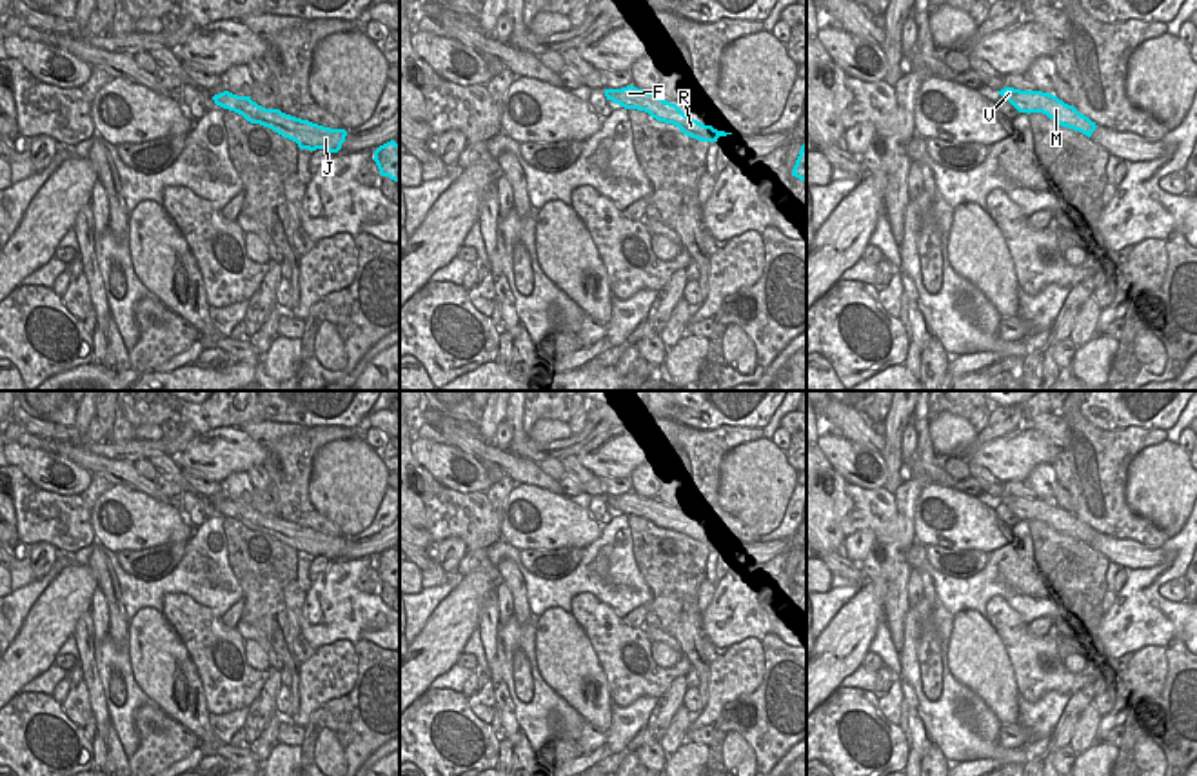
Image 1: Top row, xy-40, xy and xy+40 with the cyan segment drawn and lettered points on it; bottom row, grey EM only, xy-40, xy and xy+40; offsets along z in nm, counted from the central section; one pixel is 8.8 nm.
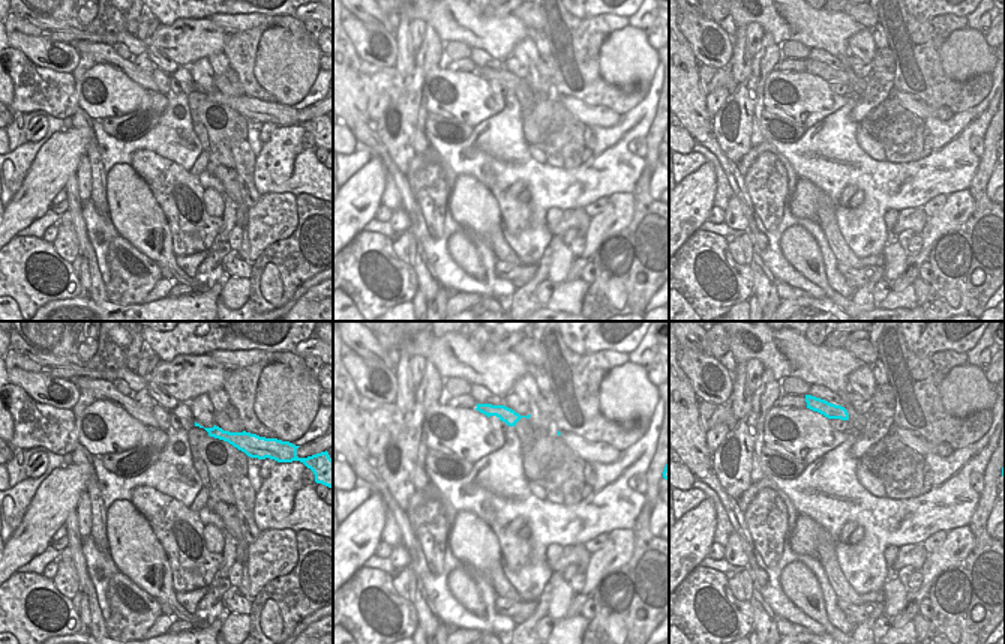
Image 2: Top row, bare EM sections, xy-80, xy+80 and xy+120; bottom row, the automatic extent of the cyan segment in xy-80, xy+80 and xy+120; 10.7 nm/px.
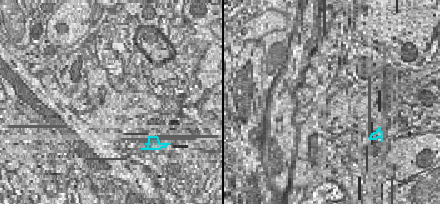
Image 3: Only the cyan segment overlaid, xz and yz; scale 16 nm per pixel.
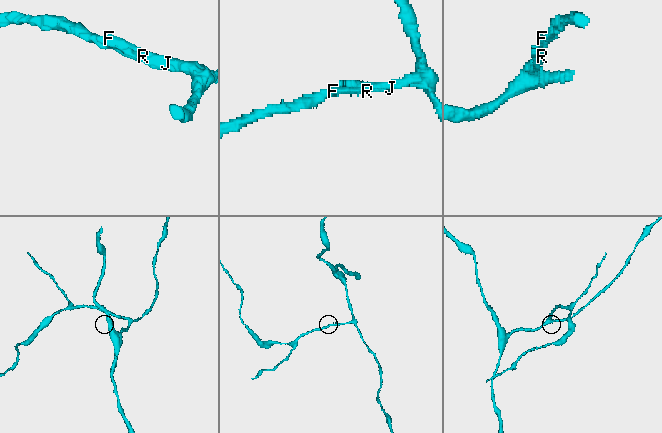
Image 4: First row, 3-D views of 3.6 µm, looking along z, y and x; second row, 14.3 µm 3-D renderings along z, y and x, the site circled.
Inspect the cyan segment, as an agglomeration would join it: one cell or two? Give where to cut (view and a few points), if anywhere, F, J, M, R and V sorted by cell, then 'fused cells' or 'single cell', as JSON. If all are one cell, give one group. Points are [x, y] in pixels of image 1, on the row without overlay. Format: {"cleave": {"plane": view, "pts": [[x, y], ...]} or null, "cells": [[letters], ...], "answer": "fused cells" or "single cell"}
{"cleave": null, "cells": [["F", "J", "M", "R", "V"]], "answer": "single cell"}

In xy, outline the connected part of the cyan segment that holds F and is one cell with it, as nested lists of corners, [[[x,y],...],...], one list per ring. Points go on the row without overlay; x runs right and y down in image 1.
[[[627,492],[621,496],[605,496],[607,507],[619,511],[625,516],[638,516],[648,520],[658,529],[676,532],[683,542],[701,547],[717,549],[719,543],[732,540],[717,538],[685,522],[676,511],[659,505],[654,500]]]

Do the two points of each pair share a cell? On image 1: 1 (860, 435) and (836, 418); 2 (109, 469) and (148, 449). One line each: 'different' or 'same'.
1: same
2: different

